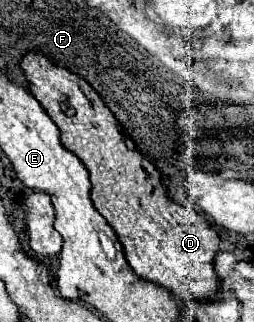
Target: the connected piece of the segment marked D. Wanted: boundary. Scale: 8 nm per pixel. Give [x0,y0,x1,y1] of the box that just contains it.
[20,53,220,299]

